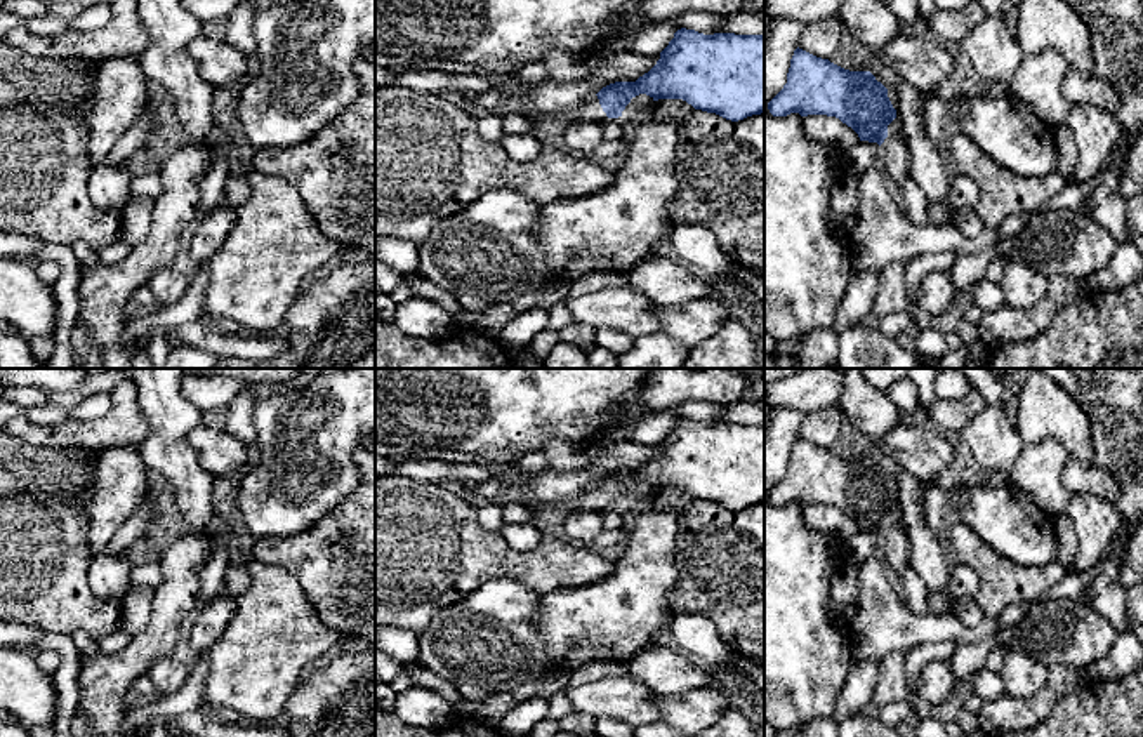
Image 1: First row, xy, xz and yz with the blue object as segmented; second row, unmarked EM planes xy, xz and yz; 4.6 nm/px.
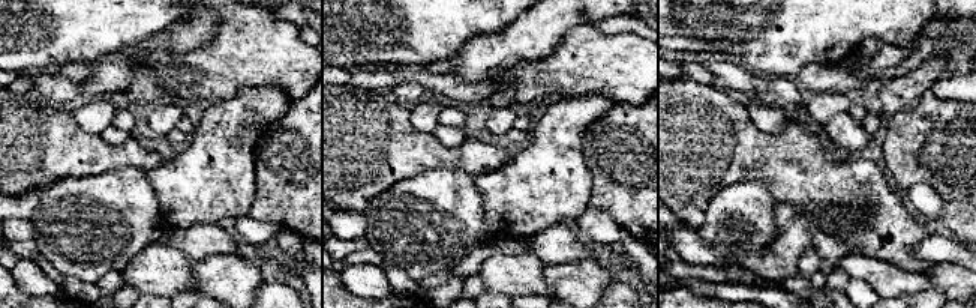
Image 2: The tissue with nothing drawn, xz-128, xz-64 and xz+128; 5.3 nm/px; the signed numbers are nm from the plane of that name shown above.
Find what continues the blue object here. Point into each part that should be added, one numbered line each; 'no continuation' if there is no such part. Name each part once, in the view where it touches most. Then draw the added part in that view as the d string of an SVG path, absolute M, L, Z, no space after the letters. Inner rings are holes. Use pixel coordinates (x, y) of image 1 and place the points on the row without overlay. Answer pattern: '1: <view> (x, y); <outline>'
1: xz (588, 499); M596 483L578 490L575 499L570 501L570 508L572 508L572 513L584 513L584 511L603 513L605 509L608 509Z

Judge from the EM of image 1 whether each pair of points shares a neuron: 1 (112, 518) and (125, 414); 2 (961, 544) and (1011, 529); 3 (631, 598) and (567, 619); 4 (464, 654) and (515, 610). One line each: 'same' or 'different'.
1: different
2: different
3: same
4: same

